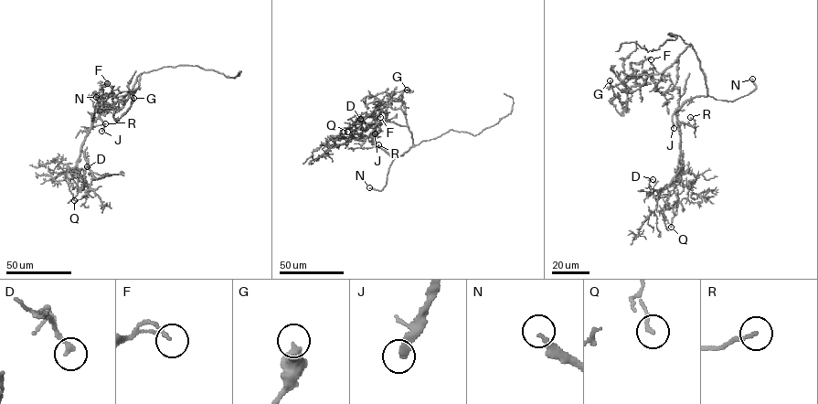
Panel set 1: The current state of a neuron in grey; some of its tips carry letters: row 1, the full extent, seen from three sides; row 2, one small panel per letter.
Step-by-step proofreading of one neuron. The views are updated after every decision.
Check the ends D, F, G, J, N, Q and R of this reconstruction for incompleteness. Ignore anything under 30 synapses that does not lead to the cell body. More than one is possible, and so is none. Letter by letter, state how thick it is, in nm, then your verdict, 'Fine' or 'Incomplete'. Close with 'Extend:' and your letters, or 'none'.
D: Thickness 260 nm. Fine
F: Thickness 140 nm. Fine
G: Thickness 480 nm. Fine
J: Thickness 320 nm. Incomplete
N: Thickness 240 nm. Incomplete
Q: Thickness 150 nm. Fine
R: Thickness 150 nm. Fine
Extend: J, N

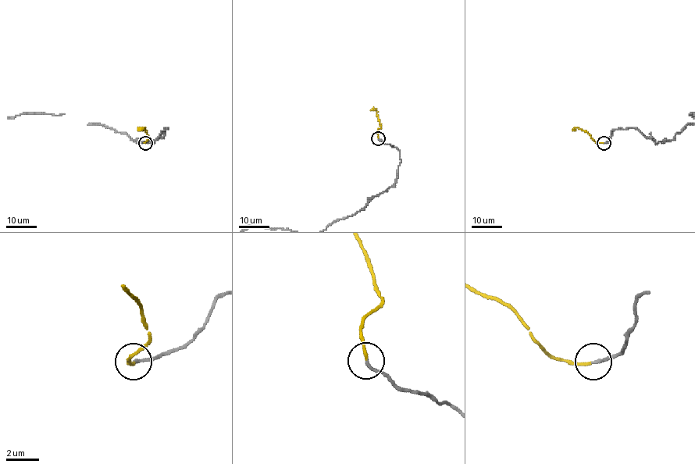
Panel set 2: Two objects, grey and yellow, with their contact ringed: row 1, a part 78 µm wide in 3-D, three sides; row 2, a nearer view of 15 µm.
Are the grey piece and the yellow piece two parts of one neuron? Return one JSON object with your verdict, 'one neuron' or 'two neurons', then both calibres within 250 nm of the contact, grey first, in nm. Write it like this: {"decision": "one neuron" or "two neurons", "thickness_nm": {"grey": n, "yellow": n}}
{"decision": "one neuron", "thickness_nm": {"grey": 180, "yellow": 170}}

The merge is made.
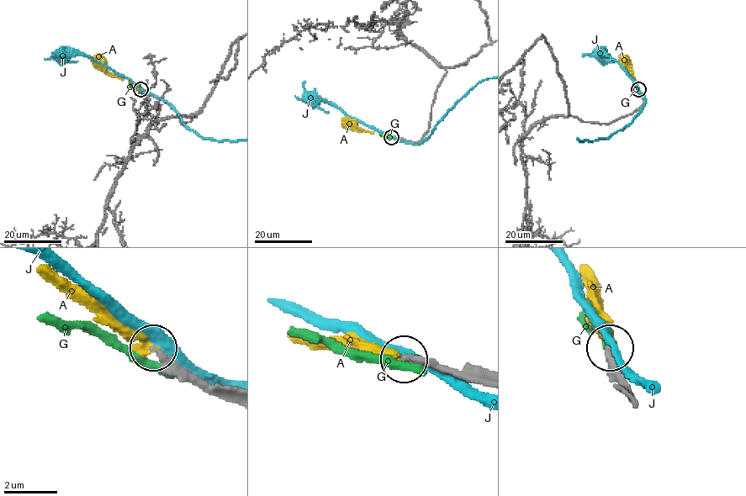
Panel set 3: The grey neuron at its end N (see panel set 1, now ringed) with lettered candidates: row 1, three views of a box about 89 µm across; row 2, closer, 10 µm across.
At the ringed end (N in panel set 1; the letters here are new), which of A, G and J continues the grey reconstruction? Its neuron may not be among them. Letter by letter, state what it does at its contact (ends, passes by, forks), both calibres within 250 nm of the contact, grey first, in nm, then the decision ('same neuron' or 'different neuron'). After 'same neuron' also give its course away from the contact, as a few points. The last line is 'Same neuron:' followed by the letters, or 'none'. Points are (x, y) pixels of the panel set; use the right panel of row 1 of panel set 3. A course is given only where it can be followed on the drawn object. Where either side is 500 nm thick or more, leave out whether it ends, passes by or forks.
A: it ends there; 280 nm thick on the grey side, 320 nm on the other; same neuron; it runs (637, 90), (637, 82), (624, 65), (626, 63)
G: it ends there; 440 nm thick on the grey side, 360 nm on the other; different neuron
J: it passes by; 460 nm thick on the grey side, 360 nm on the other; different neuron
Same neuron: A

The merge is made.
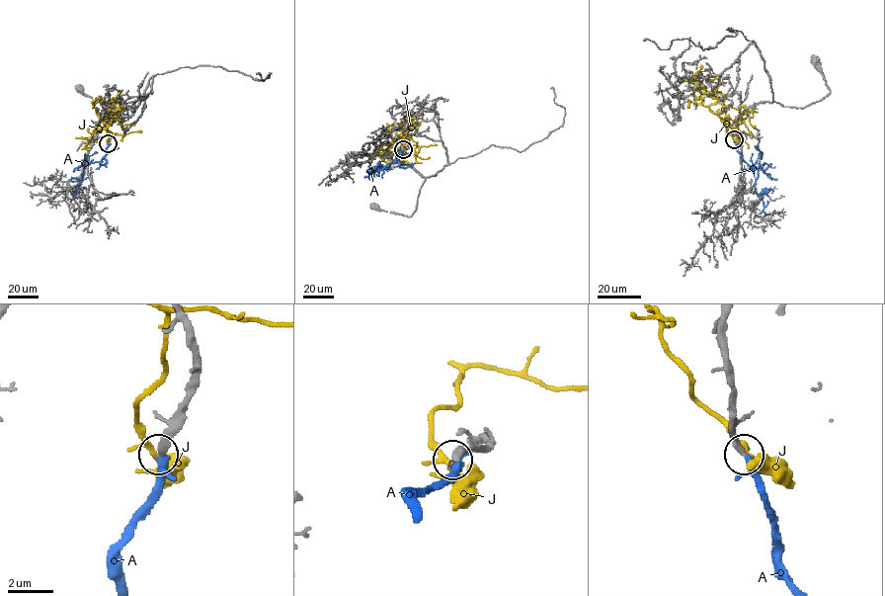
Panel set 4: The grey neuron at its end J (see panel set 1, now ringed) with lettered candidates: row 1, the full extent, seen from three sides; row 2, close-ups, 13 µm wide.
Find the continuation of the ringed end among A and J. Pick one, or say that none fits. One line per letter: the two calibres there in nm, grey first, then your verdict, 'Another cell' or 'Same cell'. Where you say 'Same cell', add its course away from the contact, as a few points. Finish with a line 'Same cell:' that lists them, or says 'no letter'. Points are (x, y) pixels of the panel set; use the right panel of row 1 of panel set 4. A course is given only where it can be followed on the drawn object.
A: Thickness 320 nm (grey) against 240 nm. Same cell. Its course: (733, 139), (737, 150), (750, 166), (764, 170), (759, 167), (755, 183), (756, 192), (764, 202), (764, 212)
J: Thickness 320 nm (grey) against 200 nm. Another cell
Same cell: A

